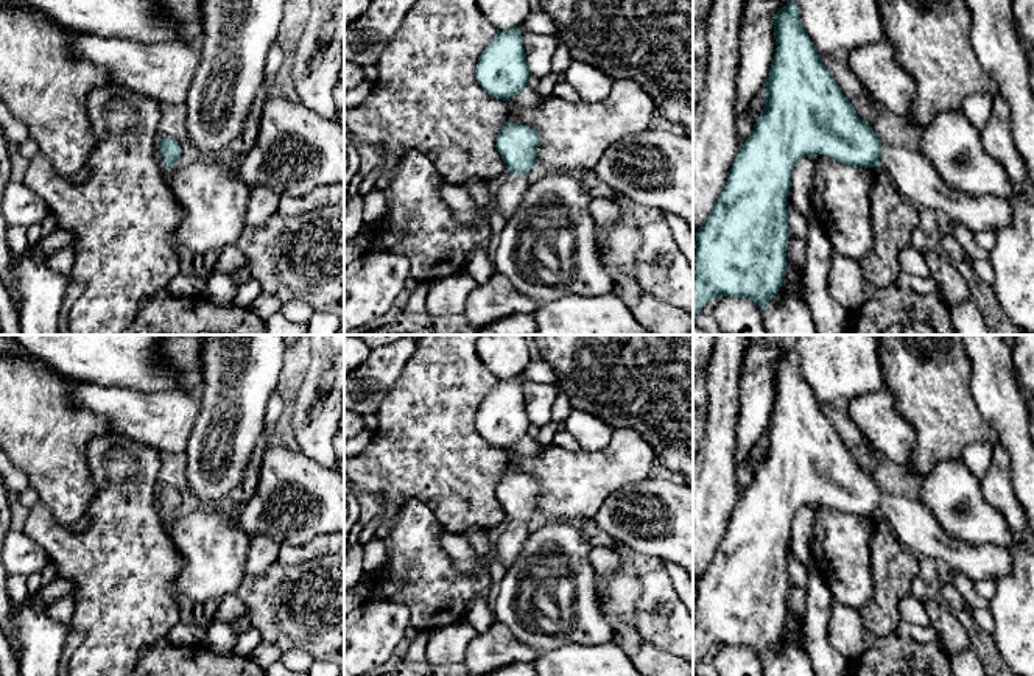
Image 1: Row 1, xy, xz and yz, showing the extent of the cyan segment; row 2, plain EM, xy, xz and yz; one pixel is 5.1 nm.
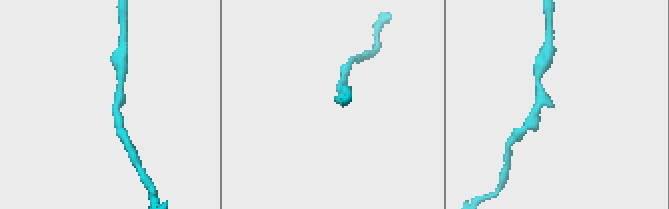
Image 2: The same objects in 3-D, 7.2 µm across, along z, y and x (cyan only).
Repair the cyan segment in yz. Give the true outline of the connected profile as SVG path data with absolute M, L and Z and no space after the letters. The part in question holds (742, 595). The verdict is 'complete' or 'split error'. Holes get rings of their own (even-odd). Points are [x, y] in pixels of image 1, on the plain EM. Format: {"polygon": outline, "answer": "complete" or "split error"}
{"polygon": "M788 350L774 366L776 403L766 428L765 458L754 474L752 484L740 494L730 517L727 531L712 556L709 567L696 581L696 625L693 628L693 667L712 648L718 645L749 646L761 659L779 640L788 617L786 592L790 586L786 547L791 534L791 522L796 512L807 505L827 503L836 511L874 517L880 514L891 525L900 544L914 555L944 561L951 569L962 572L973 583L983 579L997 581L1011 573L1014 564L1011 545L990 544L970 545L950 536L917 498L908 495L883 495L877 481L864 472L847 445L836 433L830 419L822 413L808 382L804 378L796 350Z", "answer": "split error"}

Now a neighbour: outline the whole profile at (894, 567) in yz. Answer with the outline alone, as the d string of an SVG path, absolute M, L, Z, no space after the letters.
M880 514L872 522L870 564L875 592L860 615L866 628L880 639L895 634L902 621L899 606L911 595L913 579L919 576L919 559L900 544Z

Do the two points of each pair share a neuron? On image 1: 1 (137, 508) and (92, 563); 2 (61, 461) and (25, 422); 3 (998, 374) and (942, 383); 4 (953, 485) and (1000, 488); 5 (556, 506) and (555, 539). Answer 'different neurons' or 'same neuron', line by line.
1: same neuron
2: same neuron
3: different neurons
4: different neurons
5: different neurons

